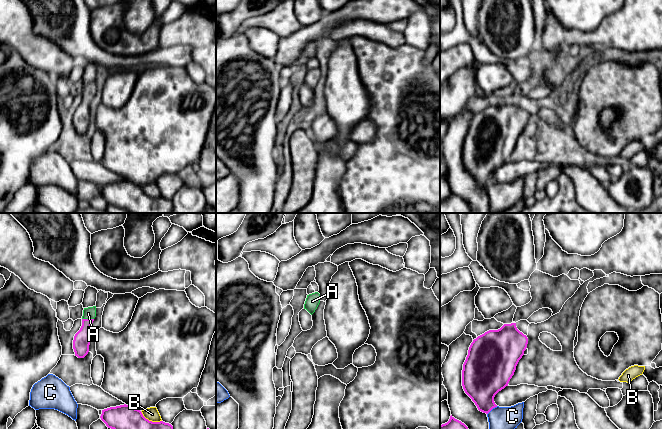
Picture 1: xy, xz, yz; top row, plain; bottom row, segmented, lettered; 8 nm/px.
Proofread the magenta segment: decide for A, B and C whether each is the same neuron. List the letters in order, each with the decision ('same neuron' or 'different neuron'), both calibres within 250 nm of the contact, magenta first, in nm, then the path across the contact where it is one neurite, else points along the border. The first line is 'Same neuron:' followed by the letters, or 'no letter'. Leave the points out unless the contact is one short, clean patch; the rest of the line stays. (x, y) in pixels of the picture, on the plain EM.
Same neuron: A
A: same neuron | 140/100 nm | across xy (81, 118), (88, 95), (88, 89)
B: different neuron | 260/110 nm
C: different neuron | 320/220 nm

